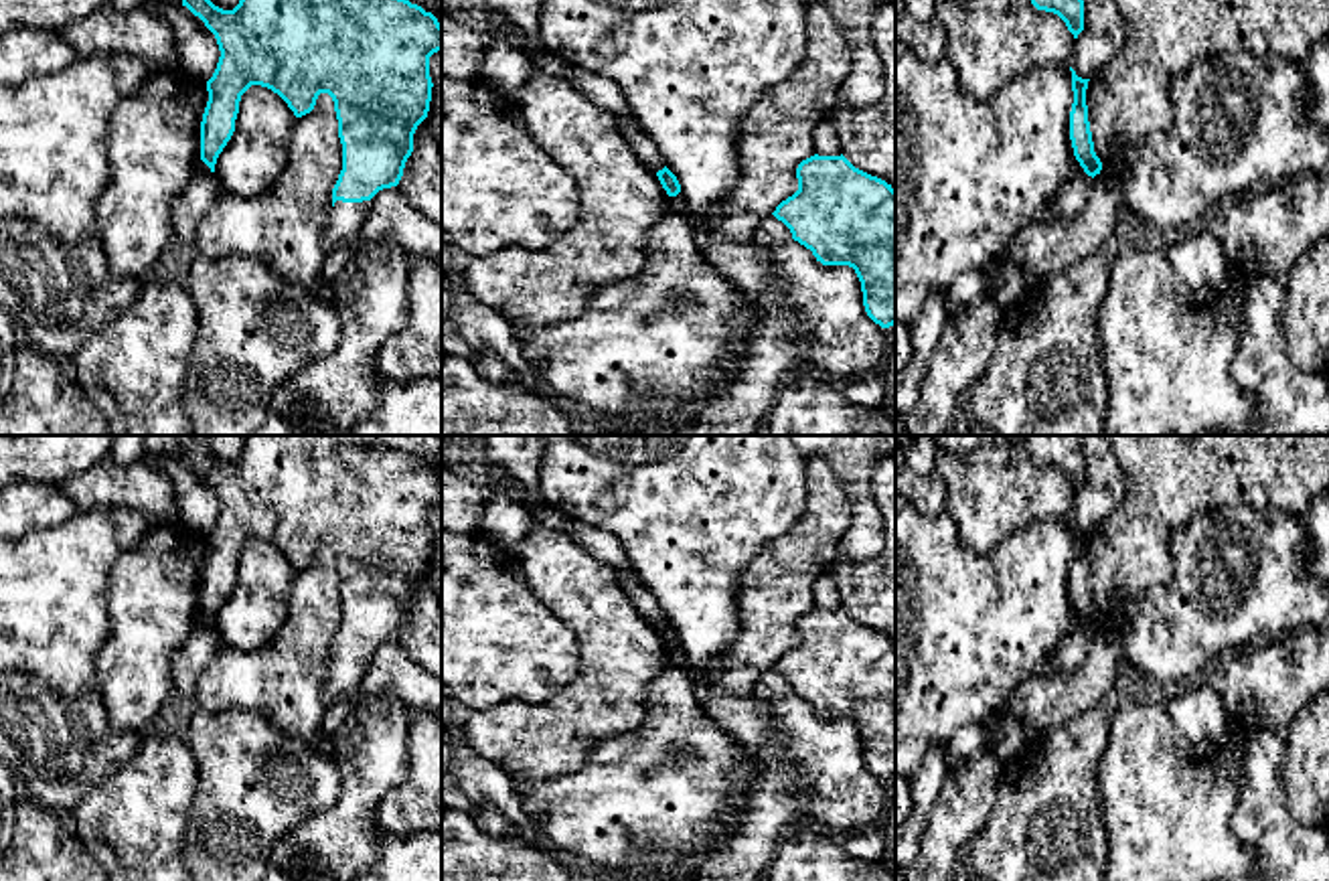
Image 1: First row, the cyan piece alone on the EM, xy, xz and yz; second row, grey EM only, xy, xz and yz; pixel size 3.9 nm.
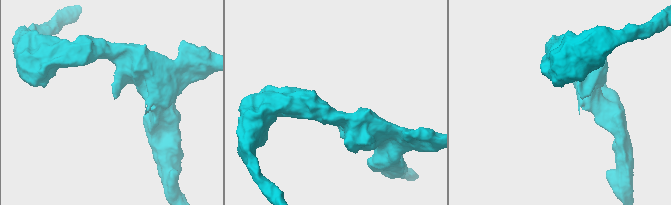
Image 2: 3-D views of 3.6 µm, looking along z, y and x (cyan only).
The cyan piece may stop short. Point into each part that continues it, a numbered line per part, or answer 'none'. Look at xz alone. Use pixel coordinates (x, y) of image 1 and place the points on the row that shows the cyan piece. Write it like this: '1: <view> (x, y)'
none

